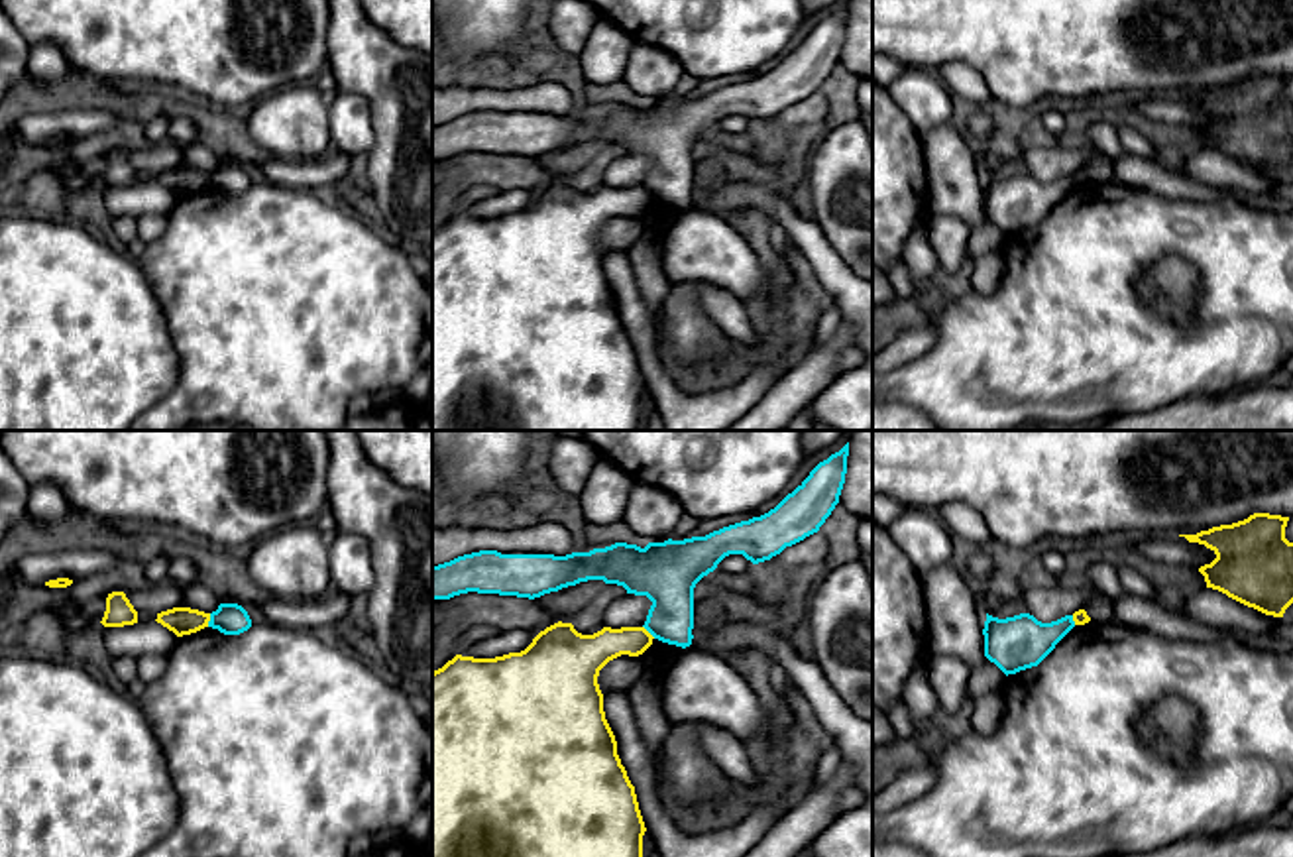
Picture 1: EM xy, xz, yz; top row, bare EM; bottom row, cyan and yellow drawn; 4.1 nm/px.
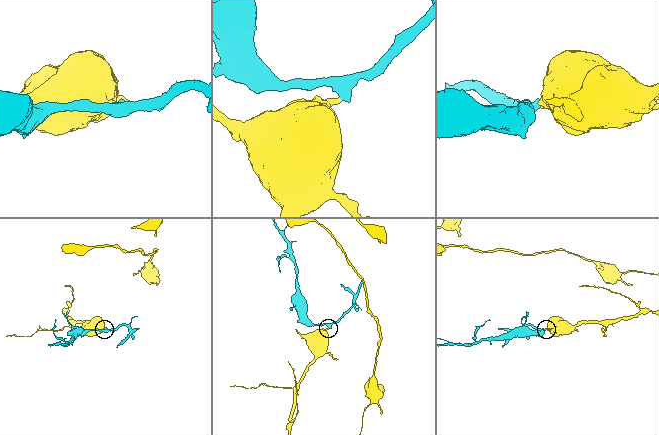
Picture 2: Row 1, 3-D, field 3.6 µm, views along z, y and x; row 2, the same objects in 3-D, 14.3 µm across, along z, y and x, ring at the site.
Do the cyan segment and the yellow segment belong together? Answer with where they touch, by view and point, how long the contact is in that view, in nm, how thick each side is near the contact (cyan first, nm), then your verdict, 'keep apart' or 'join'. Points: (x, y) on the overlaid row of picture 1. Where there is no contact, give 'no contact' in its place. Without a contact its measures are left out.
meets cyan in xy at (211, 620); contact 60 nm long; 130 nm thick on the cyan side, 110 nm on the other; keep apart

